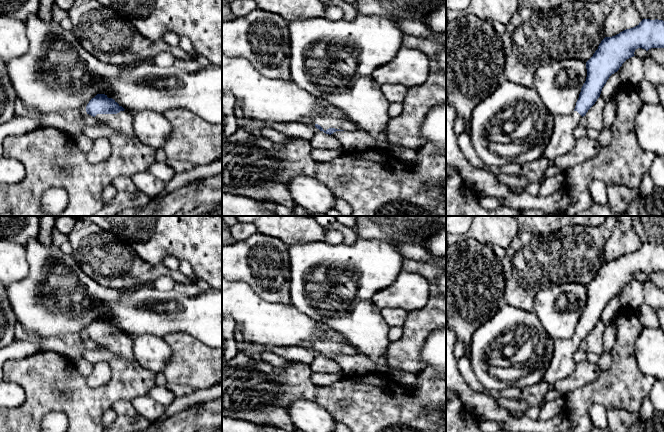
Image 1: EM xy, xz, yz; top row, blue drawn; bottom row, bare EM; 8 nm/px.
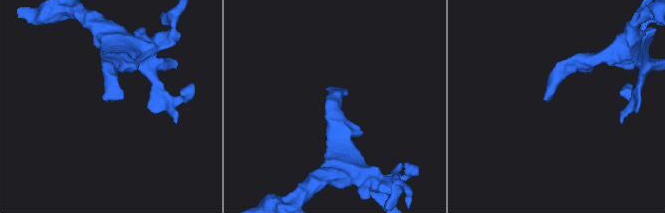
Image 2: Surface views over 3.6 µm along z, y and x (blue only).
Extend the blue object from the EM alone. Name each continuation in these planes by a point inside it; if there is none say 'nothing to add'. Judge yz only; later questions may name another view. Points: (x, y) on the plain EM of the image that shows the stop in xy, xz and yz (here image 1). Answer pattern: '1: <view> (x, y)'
1: yz (562, 365)

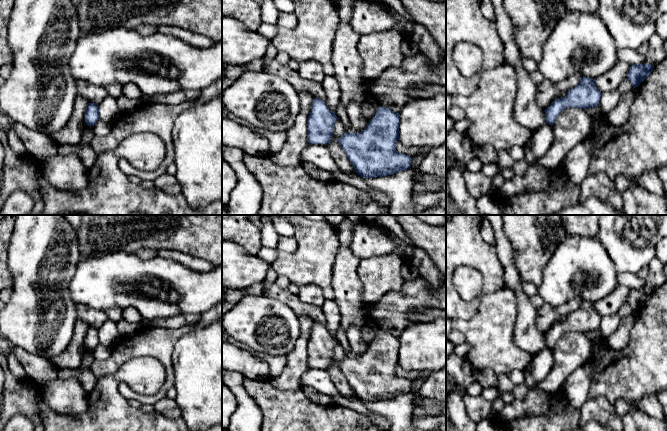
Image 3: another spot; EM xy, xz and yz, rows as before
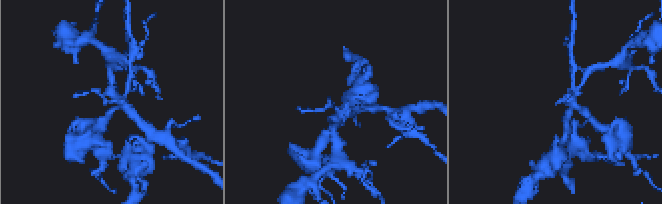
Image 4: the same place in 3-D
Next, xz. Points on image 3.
1: xz (316, 313)

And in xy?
1: xy (94, 318)

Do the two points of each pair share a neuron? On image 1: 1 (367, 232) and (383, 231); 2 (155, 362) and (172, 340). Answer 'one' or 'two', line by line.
1: one
2: two

